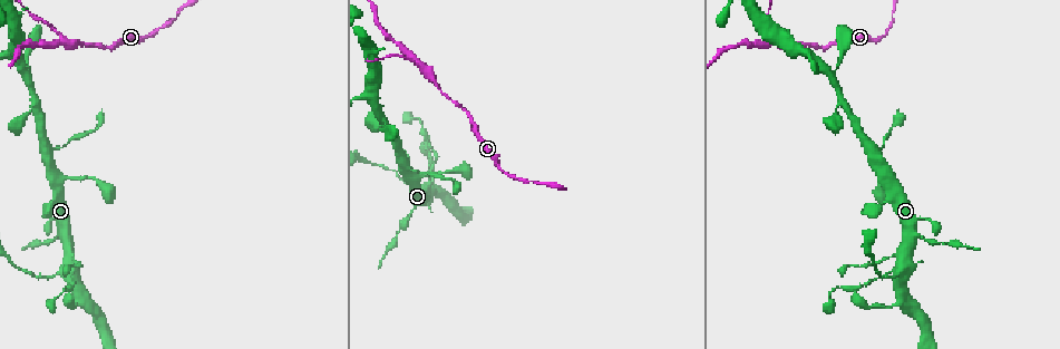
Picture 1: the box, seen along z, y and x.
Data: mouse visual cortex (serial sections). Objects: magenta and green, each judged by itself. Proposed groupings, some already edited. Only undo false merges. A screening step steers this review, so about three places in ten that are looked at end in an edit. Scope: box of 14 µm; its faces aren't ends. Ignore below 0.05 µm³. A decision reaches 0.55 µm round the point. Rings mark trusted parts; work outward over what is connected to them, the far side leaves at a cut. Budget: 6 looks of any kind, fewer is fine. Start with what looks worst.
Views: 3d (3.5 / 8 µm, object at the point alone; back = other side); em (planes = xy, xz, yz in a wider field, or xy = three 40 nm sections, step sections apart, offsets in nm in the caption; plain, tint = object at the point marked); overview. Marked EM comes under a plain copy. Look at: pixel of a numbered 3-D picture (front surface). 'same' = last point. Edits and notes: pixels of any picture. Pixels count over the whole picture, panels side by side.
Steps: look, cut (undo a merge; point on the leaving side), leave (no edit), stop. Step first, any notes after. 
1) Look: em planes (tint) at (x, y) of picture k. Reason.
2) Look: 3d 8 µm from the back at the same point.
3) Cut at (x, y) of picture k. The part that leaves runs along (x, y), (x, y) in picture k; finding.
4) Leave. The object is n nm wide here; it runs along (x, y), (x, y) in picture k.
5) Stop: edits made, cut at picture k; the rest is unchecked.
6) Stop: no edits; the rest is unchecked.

Look: 3d 8 µm at (920, 238) of picture 1. A narrow waist.

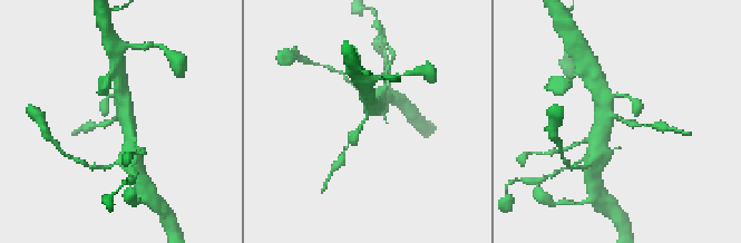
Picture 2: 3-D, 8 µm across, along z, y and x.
Look: 3d 3.5 µm at (115, 117) of picture 2.

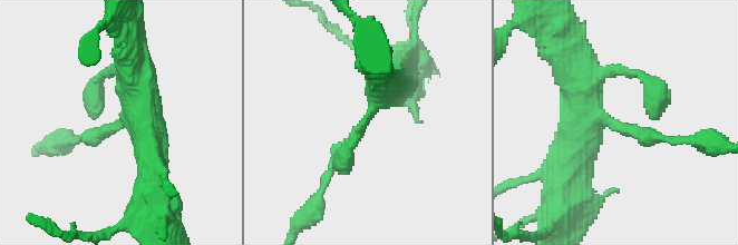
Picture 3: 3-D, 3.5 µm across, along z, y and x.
Look: em xy step 5 (tint) at (116, 126) of picture 3.

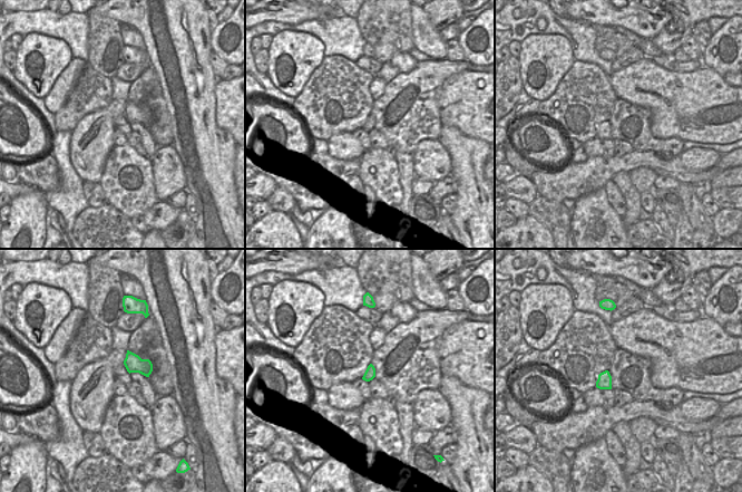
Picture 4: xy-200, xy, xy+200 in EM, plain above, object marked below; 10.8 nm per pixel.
Leave. The arms are 200, 500 nm wide; it runs along (387, 82), (384, 99), (329, 176) in picture 3; continuous, no second cell.

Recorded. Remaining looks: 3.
Look: 3d 3.5 µm at (419, 67) of picture 1. Three arms meet.

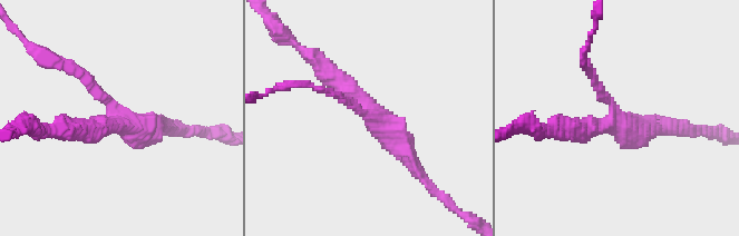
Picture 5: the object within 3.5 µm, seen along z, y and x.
Look: em xy step 3 (tint) at (126, 123) of picture 5. 3 arms meet here; the arms are 150, 200, 300 nm wide.

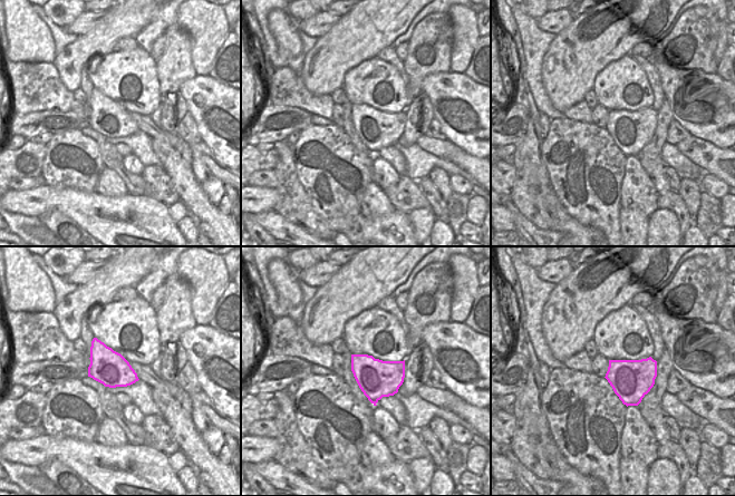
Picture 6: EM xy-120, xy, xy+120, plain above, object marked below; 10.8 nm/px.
Leave. It runs along (418, 173), (360, 98), (315, 61) in picture 5; one cell here.

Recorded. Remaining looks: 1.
Stop: no edits; the rest is unchecked.

